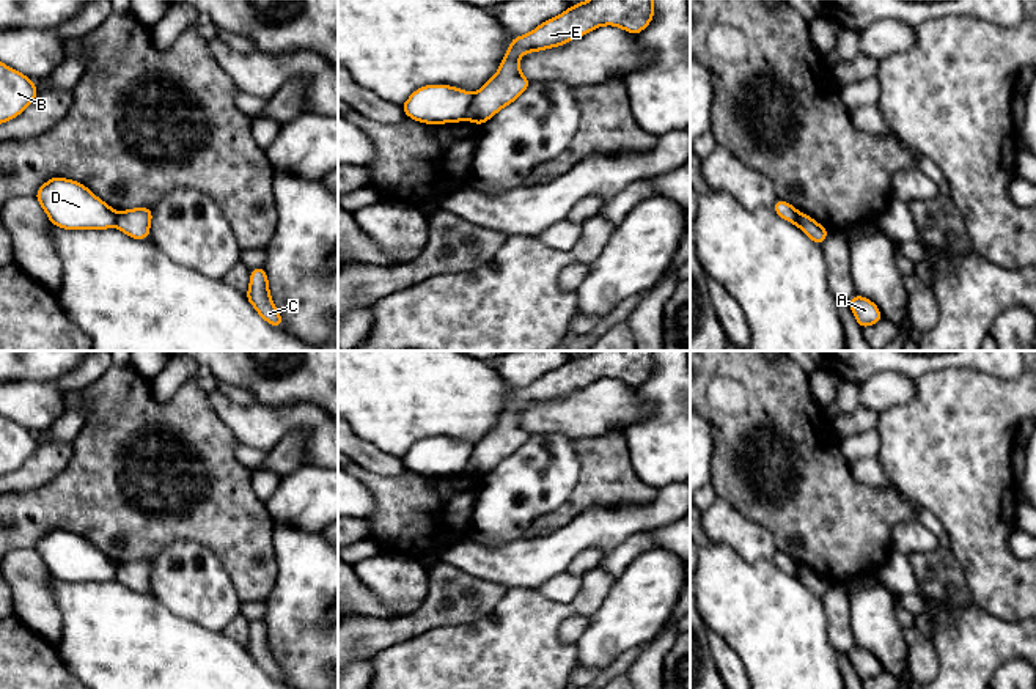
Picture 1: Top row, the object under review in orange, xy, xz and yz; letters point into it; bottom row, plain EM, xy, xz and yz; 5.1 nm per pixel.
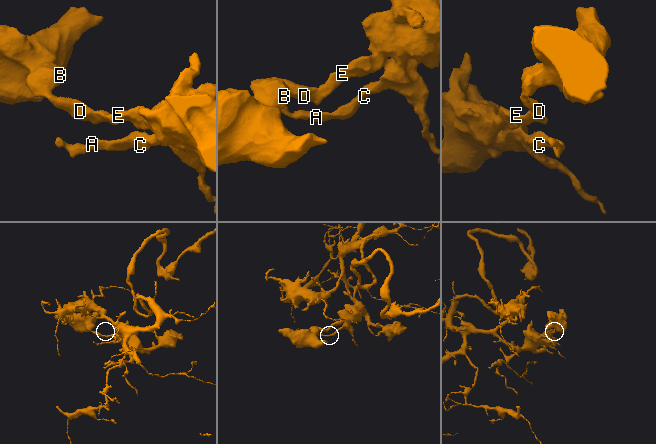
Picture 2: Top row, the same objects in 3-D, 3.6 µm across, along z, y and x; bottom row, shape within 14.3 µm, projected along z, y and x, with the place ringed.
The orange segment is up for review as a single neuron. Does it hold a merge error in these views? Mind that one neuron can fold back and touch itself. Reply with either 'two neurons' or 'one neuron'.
two neurons

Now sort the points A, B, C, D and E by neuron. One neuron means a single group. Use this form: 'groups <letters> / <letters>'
groups A C E / B D

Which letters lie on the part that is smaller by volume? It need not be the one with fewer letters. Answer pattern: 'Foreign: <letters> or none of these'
Foreign: B, D

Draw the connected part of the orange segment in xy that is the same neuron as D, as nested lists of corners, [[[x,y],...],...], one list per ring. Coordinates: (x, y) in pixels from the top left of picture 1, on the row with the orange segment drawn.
[[[53,176],[39,187],[35,198],[50,223],[63,230],[107,230],[116,223],[118,212],[72,179]]]

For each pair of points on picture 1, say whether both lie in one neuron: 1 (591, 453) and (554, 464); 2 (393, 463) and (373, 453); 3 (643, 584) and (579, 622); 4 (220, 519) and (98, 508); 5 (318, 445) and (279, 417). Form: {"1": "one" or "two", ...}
{"1": "two", "2": "one", "3": "two", "4": "one", "5": "one"}

